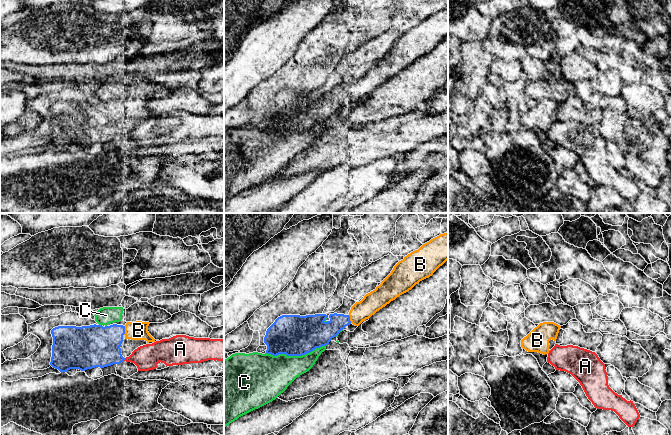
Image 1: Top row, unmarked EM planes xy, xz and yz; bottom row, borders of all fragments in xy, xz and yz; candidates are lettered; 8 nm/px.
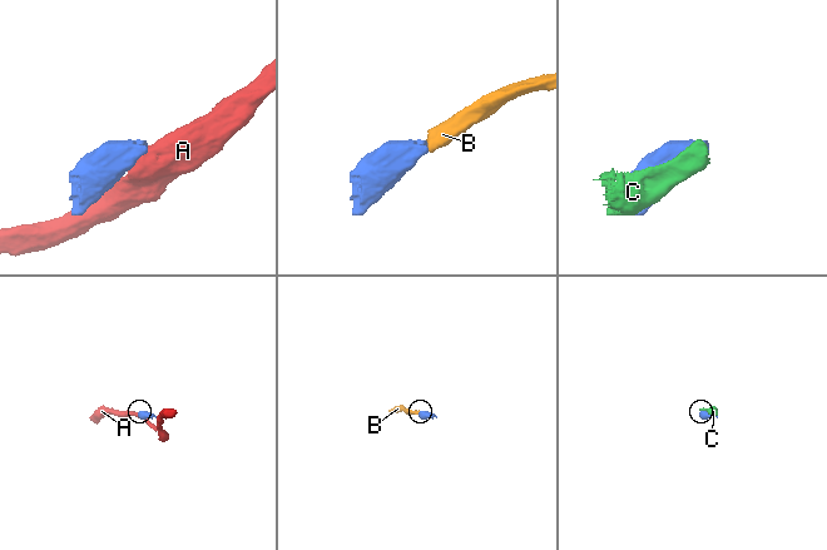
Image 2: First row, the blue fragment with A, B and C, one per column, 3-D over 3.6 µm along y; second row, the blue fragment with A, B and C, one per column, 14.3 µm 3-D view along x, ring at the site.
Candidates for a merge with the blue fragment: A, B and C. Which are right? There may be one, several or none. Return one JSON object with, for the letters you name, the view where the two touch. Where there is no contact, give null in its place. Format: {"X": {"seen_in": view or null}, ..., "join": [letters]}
{"B": {"seen_in": "xy"}, "join": ["B"]}

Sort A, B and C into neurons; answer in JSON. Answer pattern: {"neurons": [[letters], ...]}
{"neurons": [["A"], ["B"], ["C"]]}

